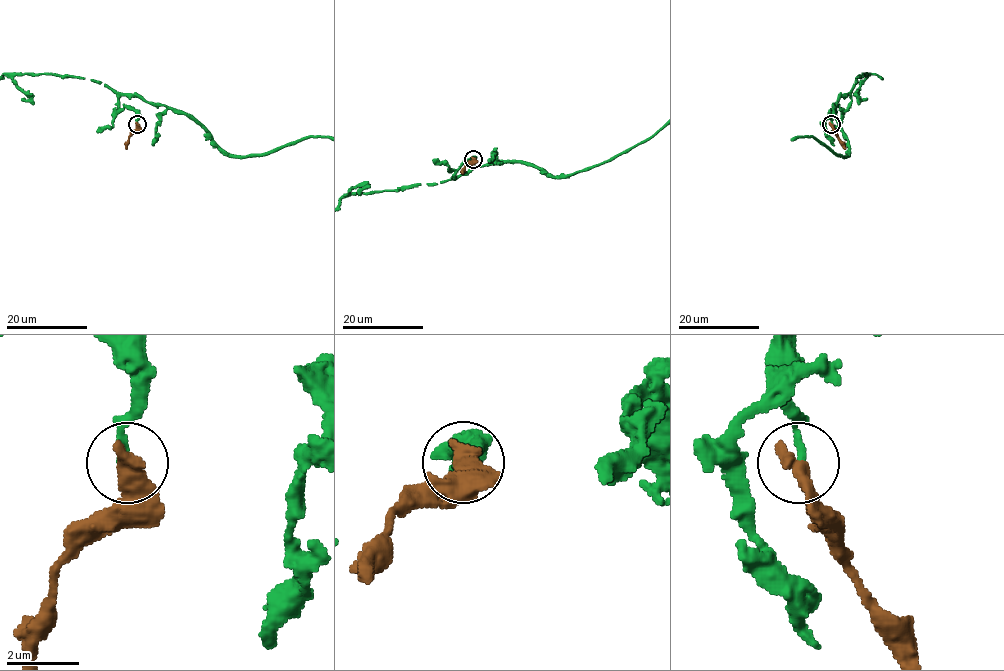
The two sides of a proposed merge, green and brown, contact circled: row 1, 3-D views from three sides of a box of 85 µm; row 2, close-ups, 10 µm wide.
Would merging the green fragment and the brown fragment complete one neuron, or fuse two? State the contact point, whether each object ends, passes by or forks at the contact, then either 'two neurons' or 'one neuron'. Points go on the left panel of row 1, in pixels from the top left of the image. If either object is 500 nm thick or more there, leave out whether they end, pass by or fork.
place (137, 124); one neuron

